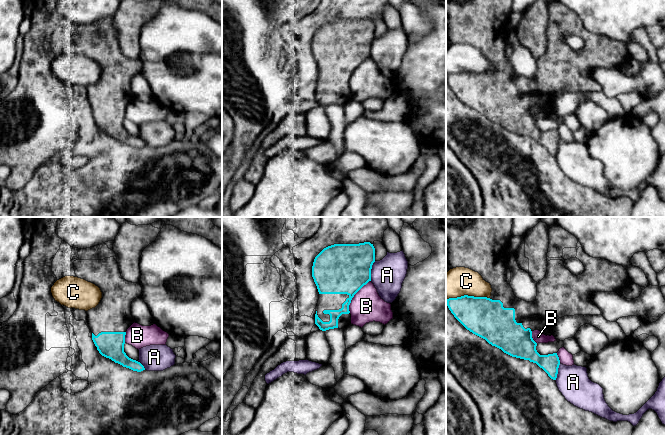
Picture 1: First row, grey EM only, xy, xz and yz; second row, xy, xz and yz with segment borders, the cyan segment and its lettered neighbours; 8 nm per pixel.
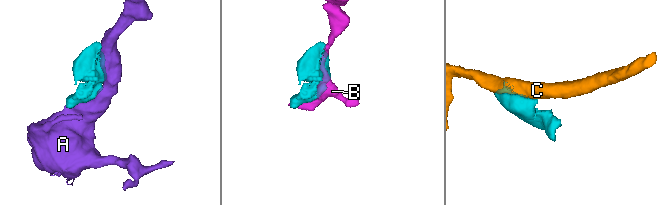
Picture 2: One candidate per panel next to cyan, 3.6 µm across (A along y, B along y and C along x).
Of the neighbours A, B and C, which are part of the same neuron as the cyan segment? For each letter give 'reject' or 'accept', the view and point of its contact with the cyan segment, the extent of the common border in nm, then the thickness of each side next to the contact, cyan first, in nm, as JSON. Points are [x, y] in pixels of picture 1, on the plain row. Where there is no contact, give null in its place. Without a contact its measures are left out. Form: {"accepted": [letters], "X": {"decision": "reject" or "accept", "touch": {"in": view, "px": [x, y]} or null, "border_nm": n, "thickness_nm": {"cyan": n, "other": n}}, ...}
{"accepted": [], "A": {"decision": "reject", "touch": {"in": "xz", "px": [370, 47]}, "border_nm": 170, "thickness_nm": {"cyan": 400, "other": 260}}, "B": {"decision": "reject", "touch": {"in": "xz", "px": [353, 72]}, "border_nm": 320, "thickness_nm": {"cyan": 400, "other": 260}}, "C": {"decision": "reject", "touch": {"in": "yz", "px": [468, 72]}, "border_nm": 340, "thickness_nm": {"cyan": 320, "other": 240}}}

